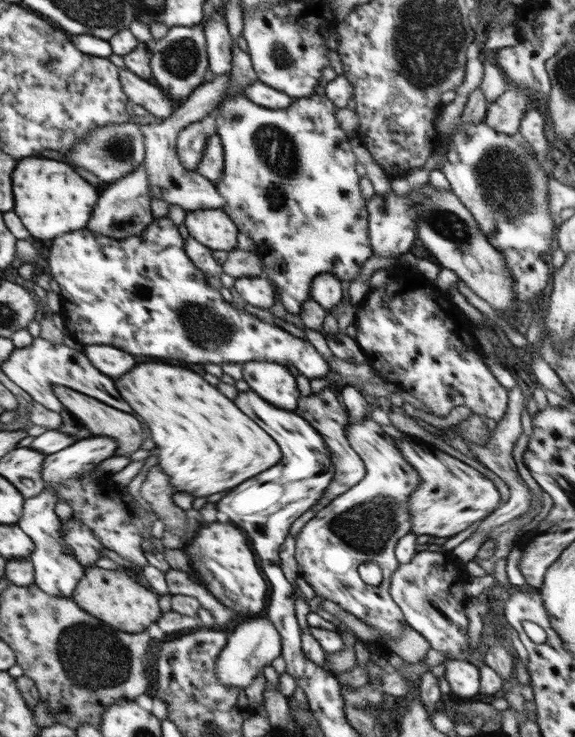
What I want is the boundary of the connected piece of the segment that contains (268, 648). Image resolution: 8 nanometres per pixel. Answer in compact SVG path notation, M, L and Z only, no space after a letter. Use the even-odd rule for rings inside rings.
M249 616L247 622L241 622L231 634L225 644L219 659L216 661L216 678L225 688L245 689L259 676L259 672L265 666L270 665L281 655L283 643L280 634L273 628L267 618L255 618Z

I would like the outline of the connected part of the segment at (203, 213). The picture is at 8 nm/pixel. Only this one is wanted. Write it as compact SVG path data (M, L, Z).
M220 209L191 210L187 212L184 224L190 236L212 251L230 251L235 246L238 228Z

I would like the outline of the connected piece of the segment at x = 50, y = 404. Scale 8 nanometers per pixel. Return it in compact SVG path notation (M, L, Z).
M39 336L34 339L31 346L23 349L16 348L13 354L11 354L10 359L2 364L2 369L13 382L16 382L35 401L43 404L49 410L60 413L65 409L64 404L59 400L54 391L55 385L63 385L88 394L105 404L113 405L115 408L119 408L119 410L135 414L135 410L117 392L115 380L109 378L103 372L99 372L83 350L75 350L75 348L69 348L69 346L59 344L58 342L52 343L50 340Z

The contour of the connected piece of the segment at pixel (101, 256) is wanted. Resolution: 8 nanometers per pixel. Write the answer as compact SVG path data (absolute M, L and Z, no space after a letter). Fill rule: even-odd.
M164 216L158 220L152 222L149 228L146 228L140 235L130 236L129 238L122 238L121 240L111 238L110 236L103 236L102 234L93 234L89 230L83 230L83 232L71 232L71 234L65 234L65 236L59 236L57 240L53 240L53 248L51 248L51 256L47 258L50 273L54 277L54 280L60 286L61 297L61 311L60 316L65 321L65 326L70 333L70 336L76 340L83 347L88 345L109 345L119 348L119 350L125 350L133 356L153 356L153 358L169 358L169 360L185 360L185 362L191 362L191 364L221 364L221 362L252 362L252 361L267 361L277 364L285 365L286 367L292 367L299 374L305 376L305 378L321 378L325 376L329 370L329 364L315 351L313 346L306 339L299 339L292 336L280 327L275 325L269 325L257 319L255 315L249 316L233 306L229 306L227 302L221 300L221 296L209 288L205 284L205 278L201 274L201 270L197 269L197 265L192 261L188 255L186 248L186 241L183 240L183 236L179 234L176 224L173 224L172 218Z

